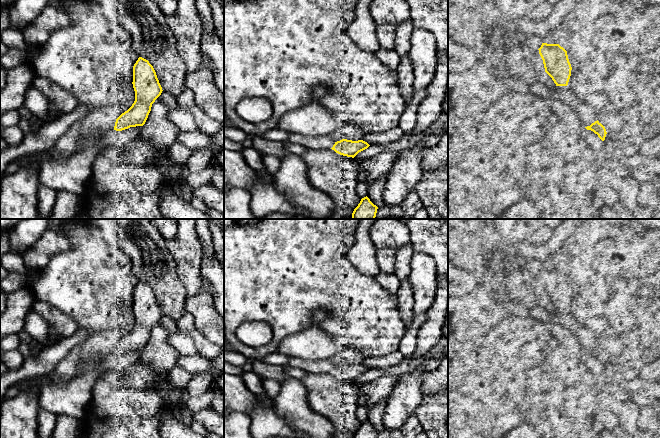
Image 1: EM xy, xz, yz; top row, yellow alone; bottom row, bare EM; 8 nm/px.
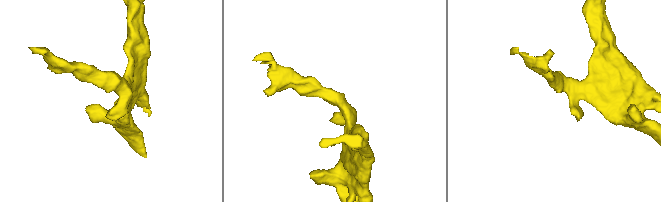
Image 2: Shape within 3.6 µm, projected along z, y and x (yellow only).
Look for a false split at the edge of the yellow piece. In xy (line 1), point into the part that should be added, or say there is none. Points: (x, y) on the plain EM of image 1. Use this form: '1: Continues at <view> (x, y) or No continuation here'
1: No continuation here

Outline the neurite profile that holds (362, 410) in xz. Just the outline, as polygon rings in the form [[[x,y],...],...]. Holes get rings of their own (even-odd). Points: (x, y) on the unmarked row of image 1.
[[[361,404],[356,409],[356,417],[362,423],[367,420],[369,409],[366,404]]]

